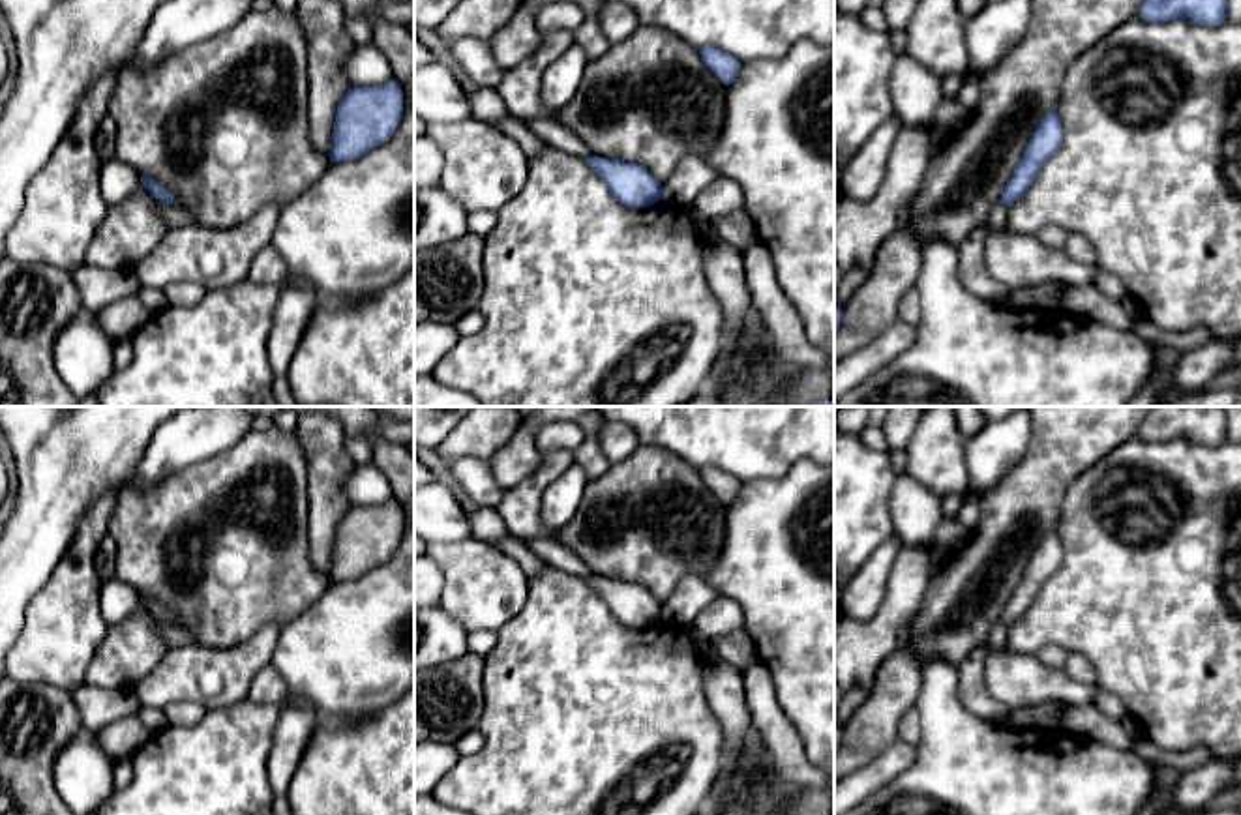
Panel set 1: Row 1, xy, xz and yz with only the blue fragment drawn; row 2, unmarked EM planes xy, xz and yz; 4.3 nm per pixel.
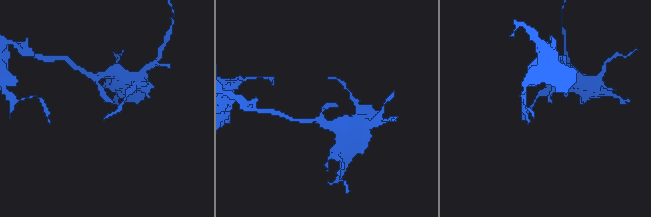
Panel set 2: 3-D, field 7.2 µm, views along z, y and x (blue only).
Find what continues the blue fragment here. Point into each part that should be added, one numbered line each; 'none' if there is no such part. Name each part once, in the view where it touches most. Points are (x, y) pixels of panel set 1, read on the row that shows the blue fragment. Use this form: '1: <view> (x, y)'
none

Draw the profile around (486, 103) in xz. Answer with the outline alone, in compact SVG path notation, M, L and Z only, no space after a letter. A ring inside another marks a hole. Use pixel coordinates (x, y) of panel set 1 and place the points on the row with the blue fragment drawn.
M493 88L467 92L467 97L472 109L472 118L491 124L512 116L501 94Z

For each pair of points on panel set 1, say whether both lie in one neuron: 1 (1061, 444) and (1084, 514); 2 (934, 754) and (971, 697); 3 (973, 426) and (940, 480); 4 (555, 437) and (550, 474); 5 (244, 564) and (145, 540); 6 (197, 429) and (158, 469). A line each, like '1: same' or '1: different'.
1: different
2: different
3: different
4: different
5: same
6: same

